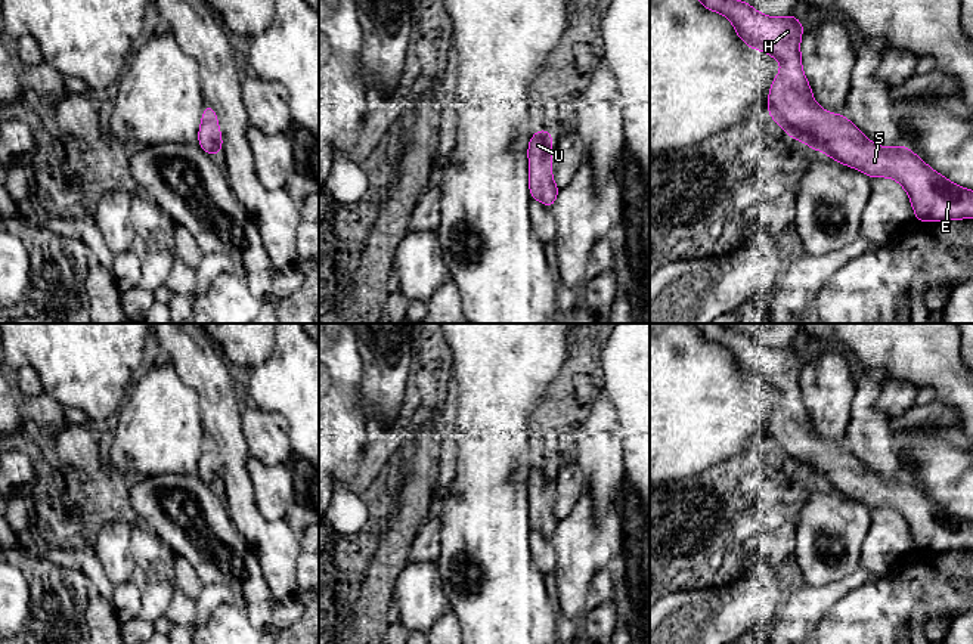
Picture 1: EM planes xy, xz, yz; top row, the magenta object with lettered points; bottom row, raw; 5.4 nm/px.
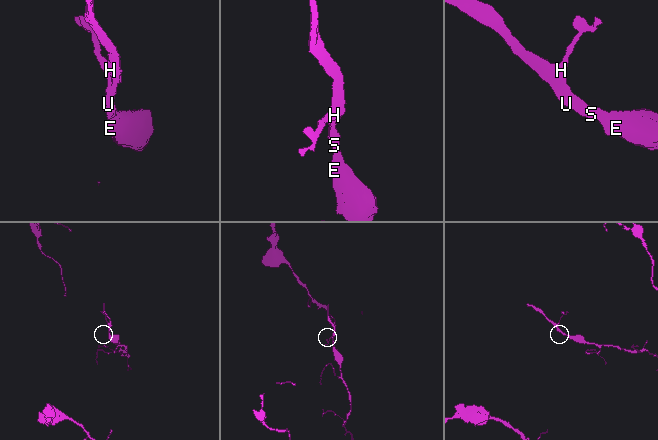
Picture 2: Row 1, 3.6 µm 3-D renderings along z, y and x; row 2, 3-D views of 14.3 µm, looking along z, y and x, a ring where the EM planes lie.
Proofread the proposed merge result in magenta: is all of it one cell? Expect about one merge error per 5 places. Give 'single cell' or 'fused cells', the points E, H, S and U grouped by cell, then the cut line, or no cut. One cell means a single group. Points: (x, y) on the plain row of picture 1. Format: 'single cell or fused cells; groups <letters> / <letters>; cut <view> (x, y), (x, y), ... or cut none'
single cell; groups E H S U; cut none

